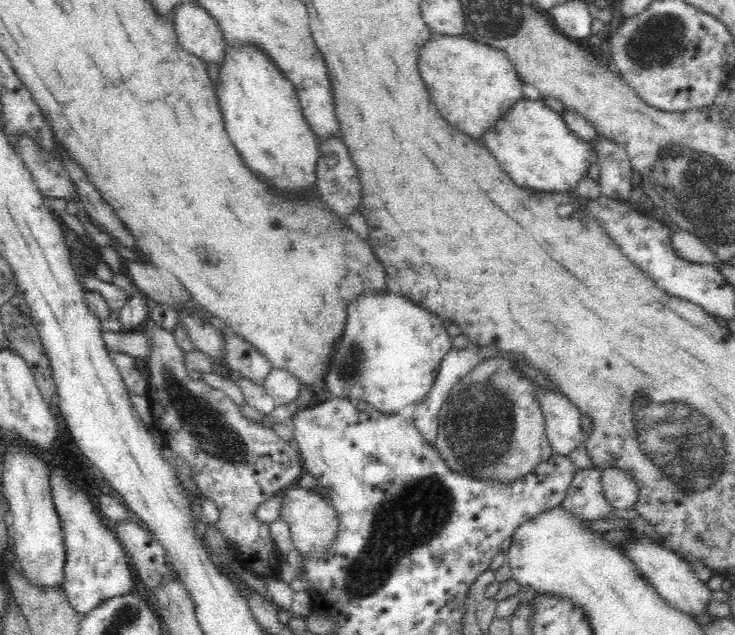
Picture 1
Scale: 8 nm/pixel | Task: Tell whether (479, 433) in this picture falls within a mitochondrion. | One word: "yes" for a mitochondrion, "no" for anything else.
yes

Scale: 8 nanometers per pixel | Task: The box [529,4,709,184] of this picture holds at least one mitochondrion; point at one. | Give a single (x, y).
(659, 41)

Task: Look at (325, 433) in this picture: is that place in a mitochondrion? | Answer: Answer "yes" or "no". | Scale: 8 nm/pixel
no

